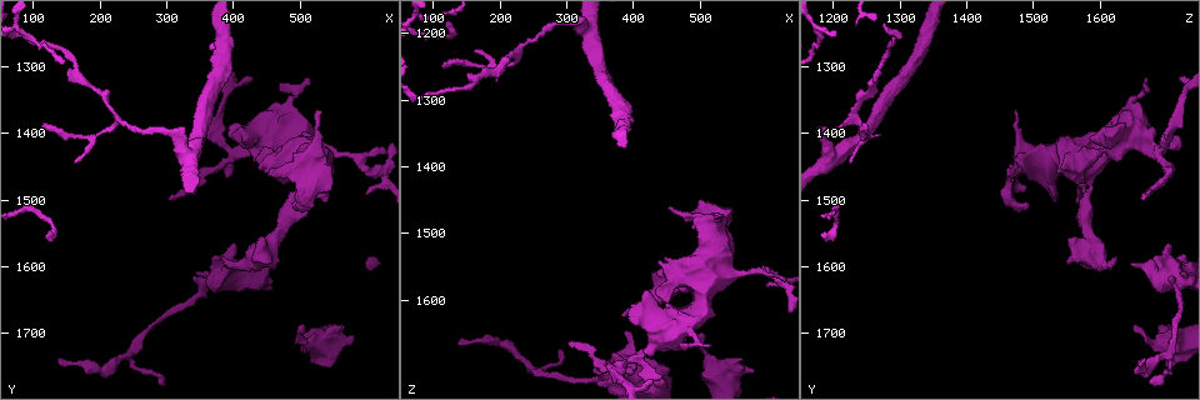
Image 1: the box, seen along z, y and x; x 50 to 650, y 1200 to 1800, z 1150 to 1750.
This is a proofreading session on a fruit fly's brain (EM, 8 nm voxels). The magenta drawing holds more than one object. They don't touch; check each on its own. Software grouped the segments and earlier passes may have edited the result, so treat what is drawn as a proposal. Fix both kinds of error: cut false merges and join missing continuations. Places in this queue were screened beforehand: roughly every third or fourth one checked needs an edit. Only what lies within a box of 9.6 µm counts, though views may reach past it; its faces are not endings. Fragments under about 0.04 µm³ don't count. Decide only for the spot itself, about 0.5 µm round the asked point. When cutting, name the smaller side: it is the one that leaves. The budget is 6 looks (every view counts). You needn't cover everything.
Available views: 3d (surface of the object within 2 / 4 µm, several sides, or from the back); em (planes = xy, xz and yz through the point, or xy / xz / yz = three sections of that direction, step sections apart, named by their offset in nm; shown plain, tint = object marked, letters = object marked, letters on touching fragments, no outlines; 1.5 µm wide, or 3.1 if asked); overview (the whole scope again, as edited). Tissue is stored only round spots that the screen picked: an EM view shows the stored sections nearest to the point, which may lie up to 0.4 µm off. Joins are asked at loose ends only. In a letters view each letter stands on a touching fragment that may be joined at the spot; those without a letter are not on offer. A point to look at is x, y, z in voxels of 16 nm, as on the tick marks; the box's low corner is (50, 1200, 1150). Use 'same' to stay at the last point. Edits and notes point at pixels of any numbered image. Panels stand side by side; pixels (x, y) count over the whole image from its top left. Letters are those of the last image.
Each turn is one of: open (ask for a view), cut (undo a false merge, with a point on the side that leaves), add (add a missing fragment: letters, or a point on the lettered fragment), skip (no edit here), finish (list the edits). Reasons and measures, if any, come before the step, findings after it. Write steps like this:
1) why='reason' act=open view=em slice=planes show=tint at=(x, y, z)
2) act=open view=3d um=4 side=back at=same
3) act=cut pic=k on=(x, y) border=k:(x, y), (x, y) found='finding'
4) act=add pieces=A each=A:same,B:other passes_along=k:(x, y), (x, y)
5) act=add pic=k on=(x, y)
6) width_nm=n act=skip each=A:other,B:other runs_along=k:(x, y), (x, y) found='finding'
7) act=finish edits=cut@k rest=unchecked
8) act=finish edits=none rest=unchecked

why='thin end' act=open view=em slice=planes show=tint at=(165, 1445, 1230)

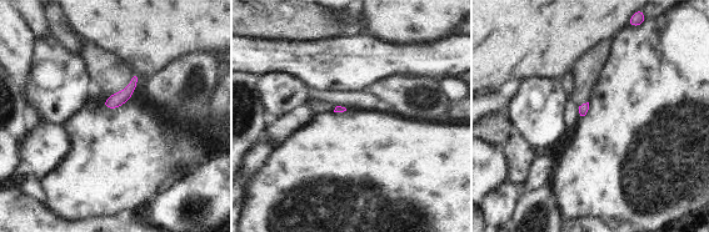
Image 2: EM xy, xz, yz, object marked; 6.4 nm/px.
why='see the neighbours' act=open view=em slice=planes show=letters at=same

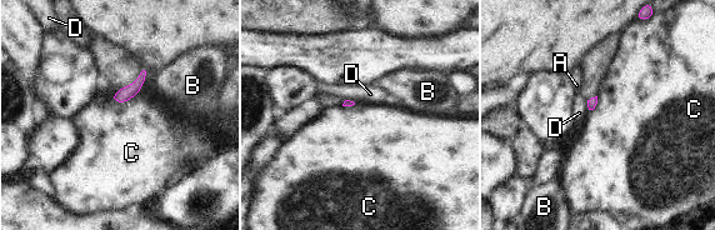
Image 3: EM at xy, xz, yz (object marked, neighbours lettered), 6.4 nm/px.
longest_contact=C:180nm act=skip each=A:other,B:other,C:other,D:other border=3:(138, 93), (124, 101), (111, 100) found='no lettered fragment goes on from it'

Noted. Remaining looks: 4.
why='an open end' act=open view=em slice=xy step=4 show=tint at=(420, 1415, 1590)

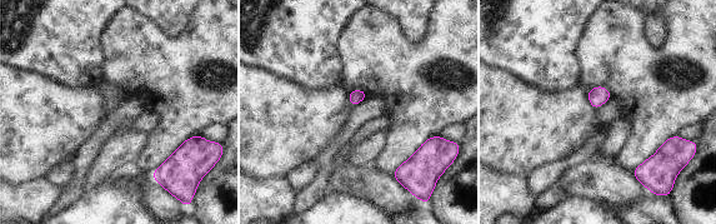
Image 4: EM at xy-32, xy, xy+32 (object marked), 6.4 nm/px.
why='cut it another way' act=open view=em slice=planes show=letters at=same

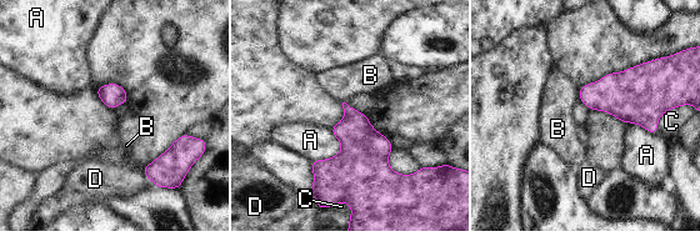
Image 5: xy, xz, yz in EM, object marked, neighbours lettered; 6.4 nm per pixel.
act=skip each=A:other,B:other,C:other,D:other border=5:(676, 106), (660, 116), (656, 131) found='none of them fits'

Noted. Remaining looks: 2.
why='stops while still wide' act=open view=3d um=4 at=(560, 1690, 1695)

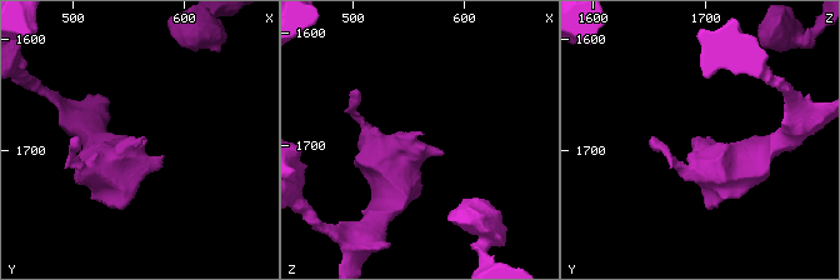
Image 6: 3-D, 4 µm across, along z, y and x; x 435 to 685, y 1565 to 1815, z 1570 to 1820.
act=open view=em slice=planes show=letters at=(560, 1690, 1698)

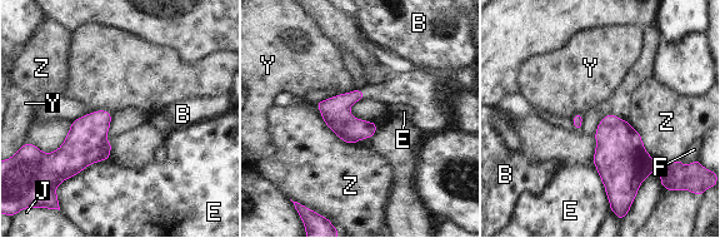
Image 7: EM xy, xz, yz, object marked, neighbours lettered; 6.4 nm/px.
longest_contact=Z:420nm act=add pieces=B each=B:same,E:other,F:other,J:other,Y:other,Z:other passes_along=7:(335, 112), (363, 93), (400, 88) found='the cell continues'

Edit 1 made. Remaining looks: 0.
act=finish edits=add@7 rest=unchecked

